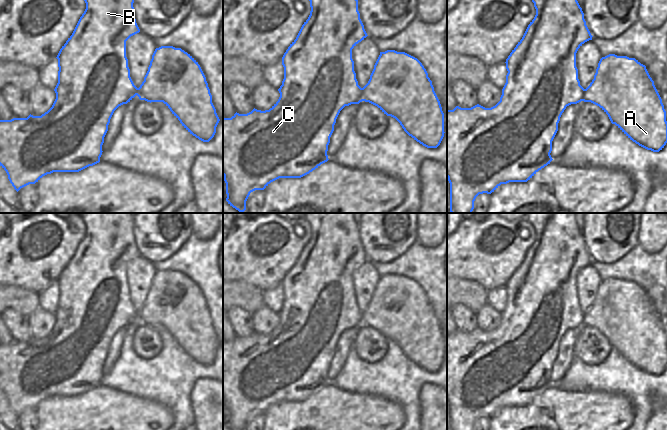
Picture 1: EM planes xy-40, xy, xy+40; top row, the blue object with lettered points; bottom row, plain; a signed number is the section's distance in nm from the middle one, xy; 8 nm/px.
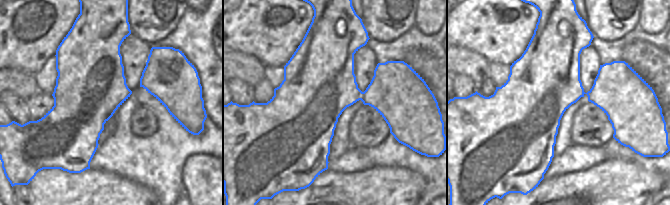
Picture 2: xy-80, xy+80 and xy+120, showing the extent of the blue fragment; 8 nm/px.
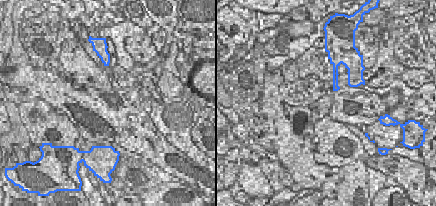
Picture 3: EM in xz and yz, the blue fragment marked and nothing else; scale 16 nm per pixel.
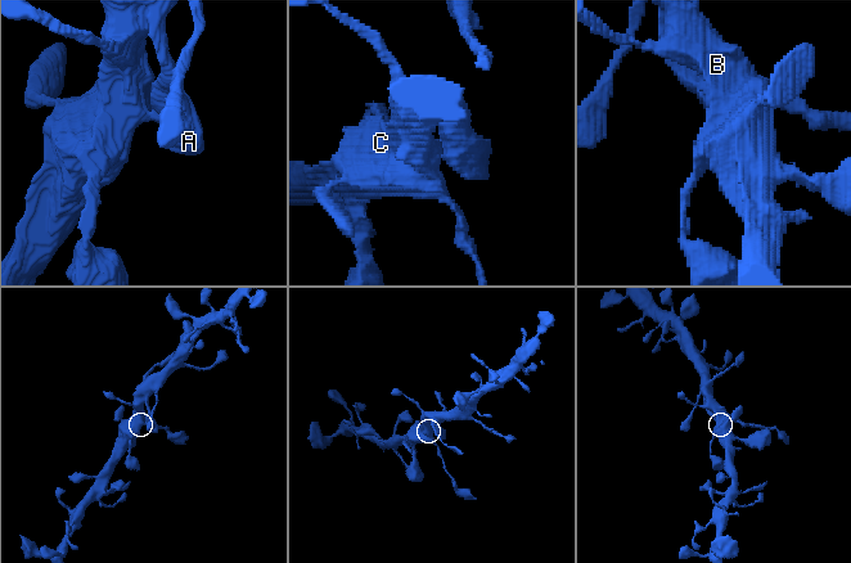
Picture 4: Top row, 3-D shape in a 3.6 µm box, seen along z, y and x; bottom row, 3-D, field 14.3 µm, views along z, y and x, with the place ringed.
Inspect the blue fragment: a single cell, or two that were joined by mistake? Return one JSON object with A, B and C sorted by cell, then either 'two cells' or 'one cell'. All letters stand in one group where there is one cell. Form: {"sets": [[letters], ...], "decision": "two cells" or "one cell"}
{"sets": [["A", "B", "C"]], "decision": "one cell"}

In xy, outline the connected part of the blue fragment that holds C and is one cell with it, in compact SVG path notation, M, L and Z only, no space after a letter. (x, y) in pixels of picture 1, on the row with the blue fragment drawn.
M309 0L310 1L310 15L308 19L302 25L296 39L290 44L286 52L282 57L282 65L284 67L284 79L282 85L278 89L280 97L278 101L269 109L265 111L253 109L247 114L235 113L231 118L223 117L223 176L226 183L226 201L230 206L244 212L246 210L246 201L251 192L255 190L264 190L271 182L279 178L301 178L321 164L327 162L328 145L330 143L330 137L334 131L334 125L340 111L351 104L359 104L362 101L369 102L377 106L384 114L395 118L404 131L411 136L414 140L422 144L427 148L437 148L444 137L444 113L440 101L434 91L432 81L428 77L428 73L422 63L415 57L405 53L397 52L395 50L387 50L380 52L380 55L374 65L374 69L370 75L368 83L361 88L358 85L356 79L356 73L354 71L354 61L352 59L352 49L368 35L364 29L364 25L360 19L360 13L358 11L358 0Z

